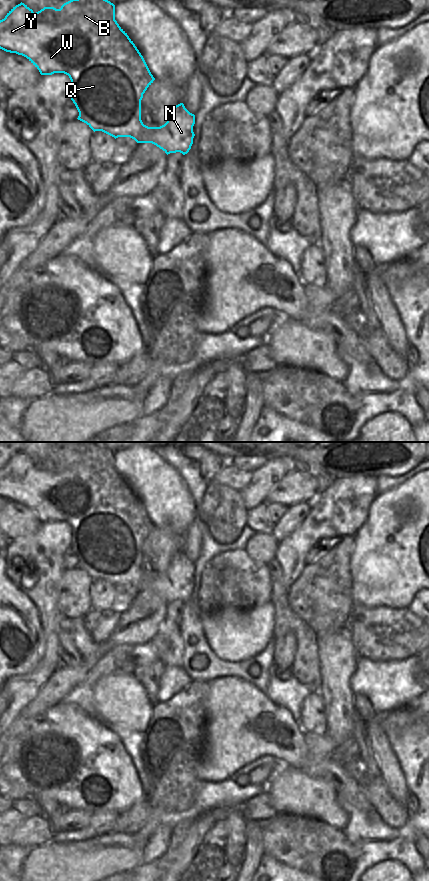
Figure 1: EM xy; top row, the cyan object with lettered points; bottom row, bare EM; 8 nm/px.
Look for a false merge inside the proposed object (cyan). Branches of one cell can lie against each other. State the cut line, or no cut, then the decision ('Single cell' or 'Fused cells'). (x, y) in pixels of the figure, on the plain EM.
No split. Single cell.

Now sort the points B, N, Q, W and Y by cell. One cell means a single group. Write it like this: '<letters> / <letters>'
B N Q W Y

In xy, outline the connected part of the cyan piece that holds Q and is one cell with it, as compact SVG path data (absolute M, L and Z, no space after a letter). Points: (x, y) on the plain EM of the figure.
M88 443L70 448L60 457L44 455L36 461L21 450L0 468L0 497L26 505L41 523L54 521L68 523L71 528L71 548L79 560L77 567L86 571L94 580L102 579L115 587L130 585L137 591L152 591L167 603L176 600L185 603L191 597L195 584L193 580L195 563L190 561L183 551L173 556L164 573L148 575L143 572L141 548L155 526L133 489L115 468L115 453L110 449Z

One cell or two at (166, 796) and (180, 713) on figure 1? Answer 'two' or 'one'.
one

